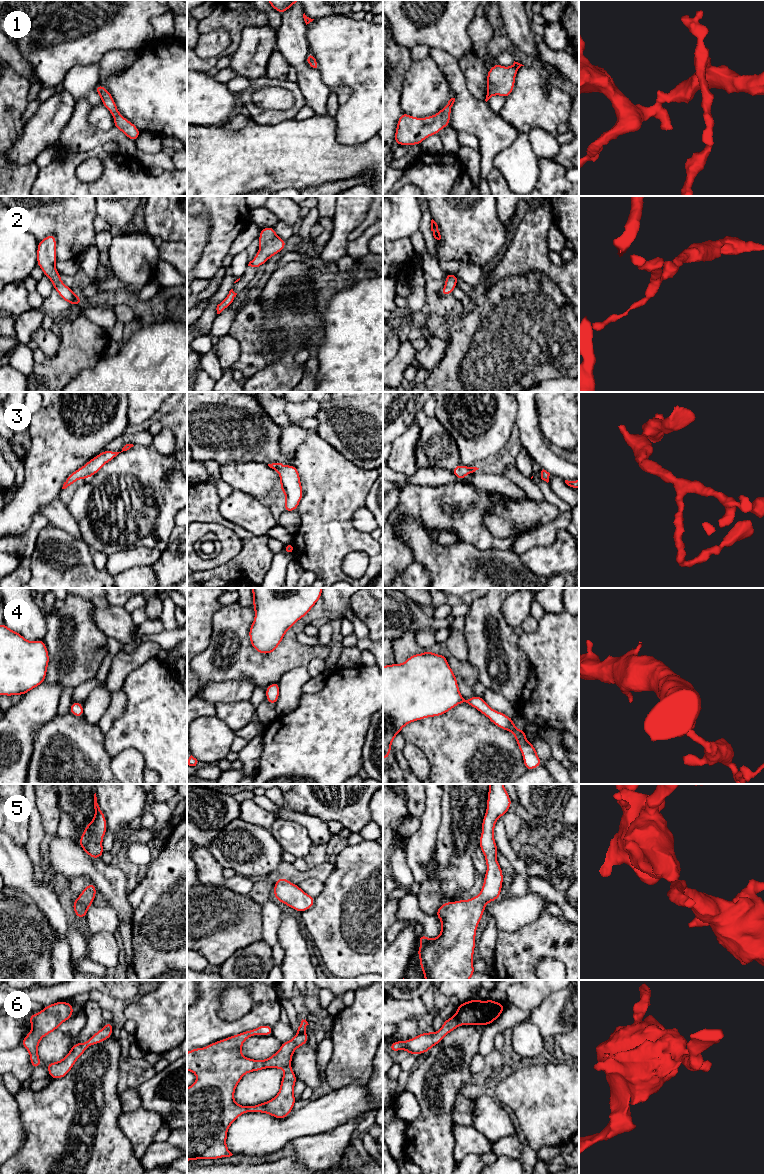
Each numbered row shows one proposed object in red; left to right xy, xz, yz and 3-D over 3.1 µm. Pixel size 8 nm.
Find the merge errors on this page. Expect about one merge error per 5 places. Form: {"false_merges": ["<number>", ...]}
{"false_merges": []}

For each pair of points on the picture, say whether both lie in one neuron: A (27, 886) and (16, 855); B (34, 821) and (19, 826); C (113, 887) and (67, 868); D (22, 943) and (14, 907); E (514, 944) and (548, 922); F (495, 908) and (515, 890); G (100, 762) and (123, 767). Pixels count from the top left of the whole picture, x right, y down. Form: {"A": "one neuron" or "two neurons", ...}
{"A": "one neuron", "B": "two neurons", "C": "one neuron", "D": "one neuron", "E": "one neuron", "F": "two neurons", "G": "two neurons"}

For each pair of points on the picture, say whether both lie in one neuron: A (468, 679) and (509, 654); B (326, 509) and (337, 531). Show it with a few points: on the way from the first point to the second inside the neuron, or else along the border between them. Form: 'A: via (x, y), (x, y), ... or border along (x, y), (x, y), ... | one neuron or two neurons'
A: border along (467, 661), (477, 669), (479, 680) | two neurons
B: via (326, 515), (325, 522), (331, 528) | one neuron

